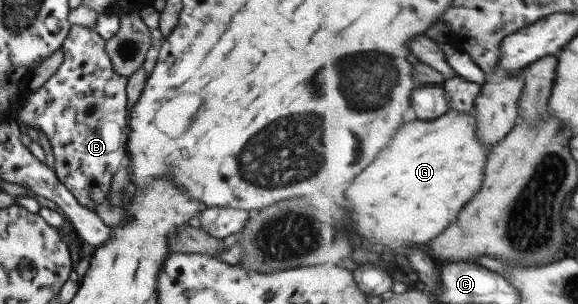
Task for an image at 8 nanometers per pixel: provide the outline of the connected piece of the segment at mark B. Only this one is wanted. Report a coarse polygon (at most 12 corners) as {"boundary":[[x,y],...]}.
{"boundary":[[70,25],[16,119],[86,209],[126,158],[127,77]]}

